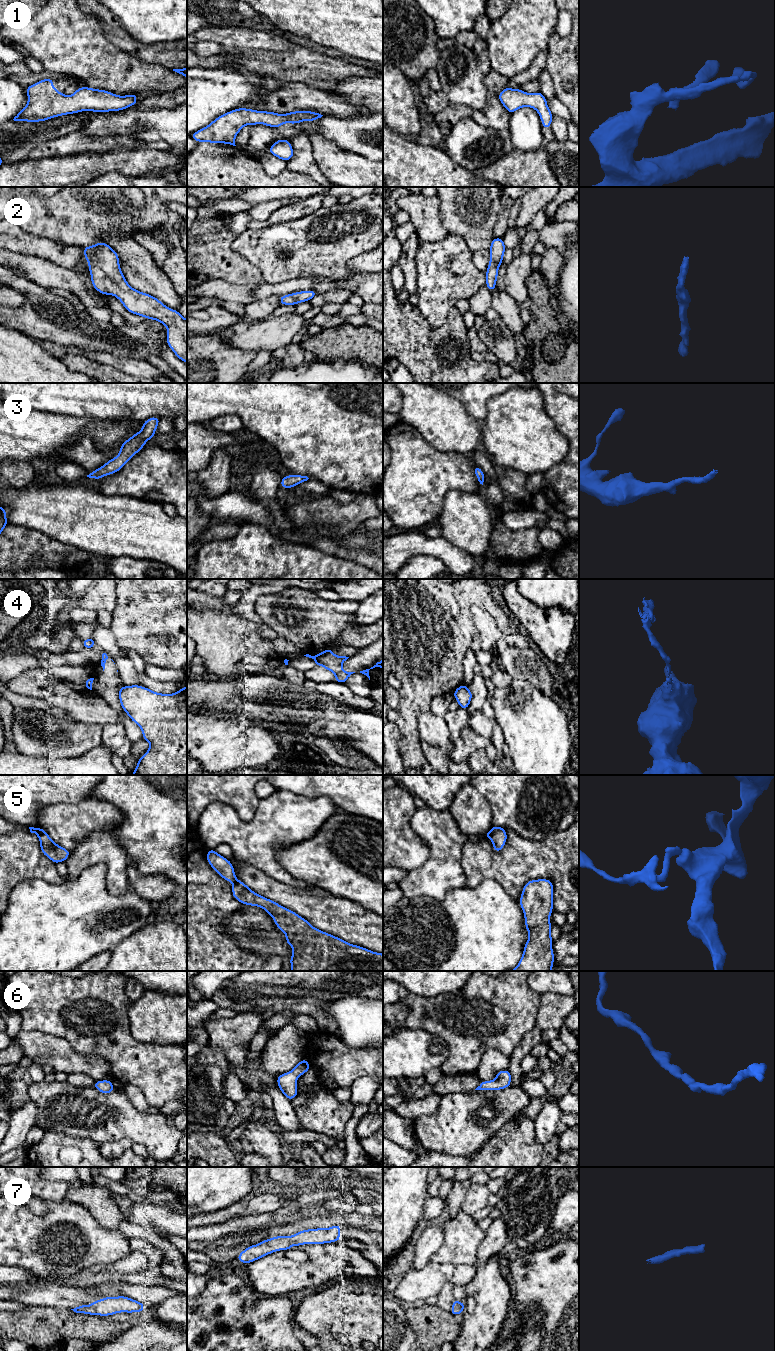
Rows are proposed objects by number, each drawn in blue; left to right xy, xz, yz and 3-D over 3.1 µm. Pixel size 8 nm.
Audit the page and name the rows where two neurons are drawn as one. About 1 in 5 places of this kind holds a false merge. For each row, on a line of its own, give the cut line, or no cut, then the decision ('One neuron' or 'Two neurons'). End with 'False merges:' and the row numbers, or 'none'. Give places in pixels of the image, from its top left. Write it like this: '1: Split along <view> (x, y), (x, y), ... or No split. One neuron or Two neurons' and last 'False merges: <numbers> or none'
1: No split. One neuron
2: No split. One neuron
3: No split. One neuron
4: Split along xz (313, 656), (318, 664). Two neurons
5: Split along xz (237, 879), (233, 883). Two neurons
6: No split. One neuron
7: No split. One neuron
False merges: 4, 5

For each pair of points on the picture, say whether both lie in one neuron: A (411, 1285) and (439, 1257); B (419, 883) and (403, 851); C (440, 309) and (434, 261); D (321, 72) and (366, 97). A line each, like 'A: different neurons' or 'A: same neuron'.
A: different neurons
B: different neurons
C: same neuron
D: different neurons

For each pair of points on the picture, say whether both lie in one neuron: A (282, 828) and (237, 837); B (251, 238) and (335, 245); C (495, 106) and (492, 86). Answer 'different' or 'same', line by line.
A: same
B: same
C: different

